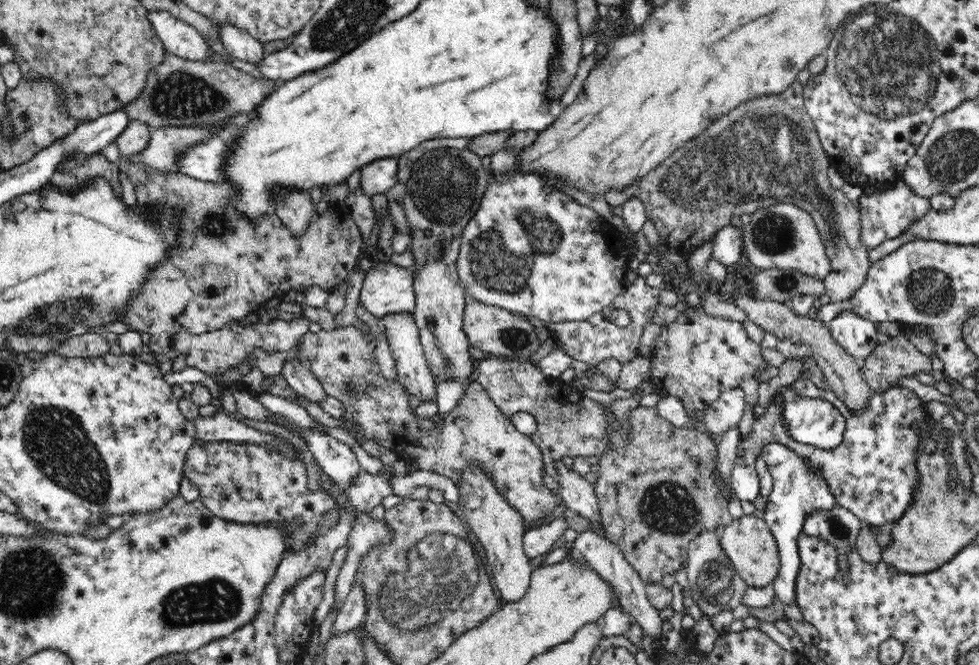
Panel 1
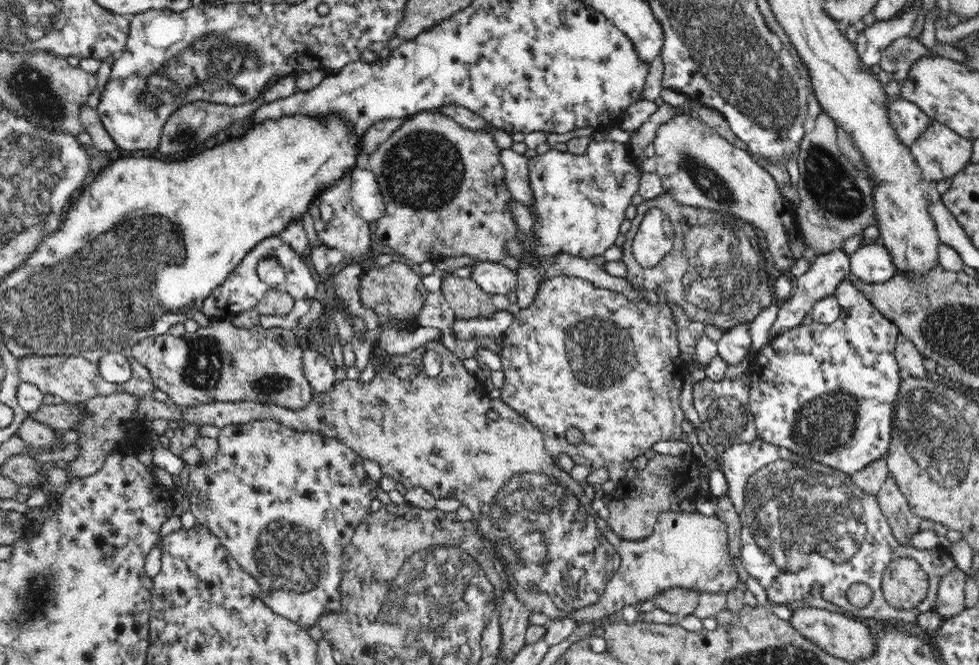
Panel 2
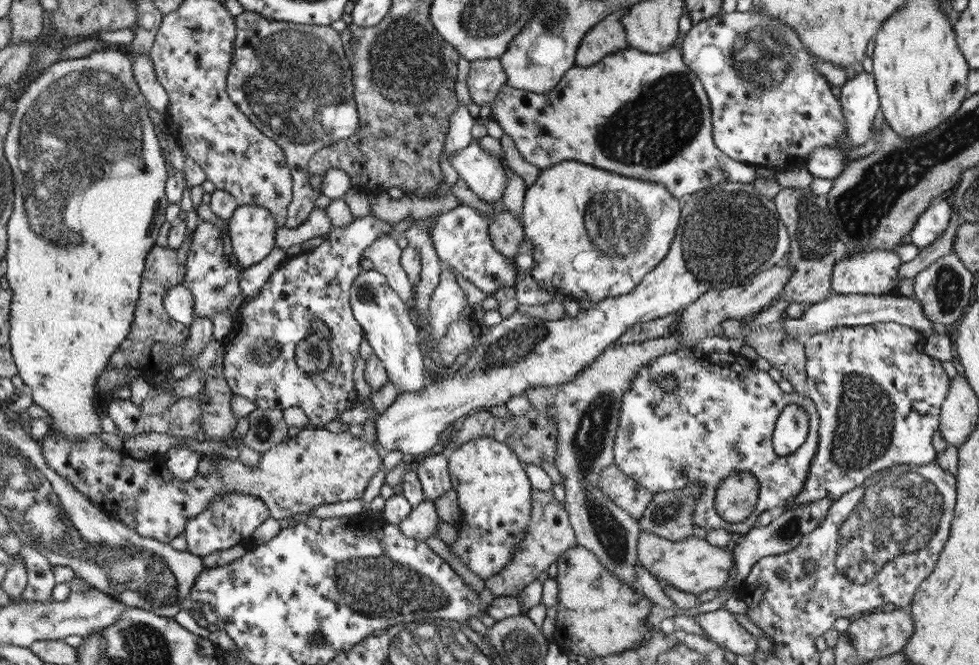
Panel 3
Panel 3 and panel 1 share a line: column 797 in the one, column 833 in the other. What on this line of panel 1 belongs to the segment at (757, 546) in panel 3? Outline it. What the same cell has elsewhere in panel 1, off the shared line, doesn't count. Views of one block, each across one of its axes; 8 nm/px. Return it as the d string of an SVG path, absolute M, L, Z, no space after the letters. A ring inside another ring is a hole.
M837 502L830 510L818 510L808 514L802 526L802 532L808 536L823 538L838 553L838 570L849 569L848 550L855 548L860 528L864 525L853 512L846 510Z

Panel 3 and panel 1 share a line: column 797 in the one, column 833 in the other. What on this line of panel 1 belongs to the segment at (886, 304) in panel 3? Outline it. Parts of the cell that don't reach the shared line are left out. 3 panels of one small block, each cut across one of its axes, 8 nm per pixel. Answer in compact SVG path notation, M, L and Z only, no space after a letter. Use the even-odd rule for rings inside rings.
M840 312L828 323L833 340L852 358L863 363L879 344L875 322L864 320L853 312Z

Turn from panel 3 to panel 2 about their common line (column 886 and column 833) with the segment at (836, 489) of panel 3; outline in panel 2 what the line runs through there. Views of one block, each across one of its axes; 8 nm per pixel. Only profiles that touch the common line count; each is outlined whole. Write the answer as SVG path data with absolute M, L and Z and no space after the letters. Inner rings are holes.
M844 279L835 290L835 297L839 300L841 311L838 320L829 325L816 324L813 326L801 325L794 326L788 331L783 331L778 337L773 337L771 344L768 344L758 355L751 357L752 363L748 374L751 379L749 392L749 412L753 415L753 421L757 428L759 437L776 446L787 448L788 450L817 463L834 468L848 476L863 470L866 466L872 464L875 460L885 456L889 449L891 441L891 430L893 414L901 380L898 362L895 356L895 347L899 328L890 322L883 314L880 314L870 301L851 283Z

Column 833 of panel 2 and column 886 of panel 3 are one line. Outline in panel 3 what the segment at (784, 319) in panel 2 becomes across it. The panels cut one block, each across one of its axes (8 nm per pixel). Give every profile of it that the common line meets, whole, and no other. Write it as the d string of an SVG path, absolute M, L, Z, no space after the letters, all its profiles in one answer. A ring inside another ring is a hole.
M864 250L864 252L850 252L844 254L833 266L832 293L861 294L861 295L890 295L896 293L898 282L898 268L902 266L902 259L894 250Z

